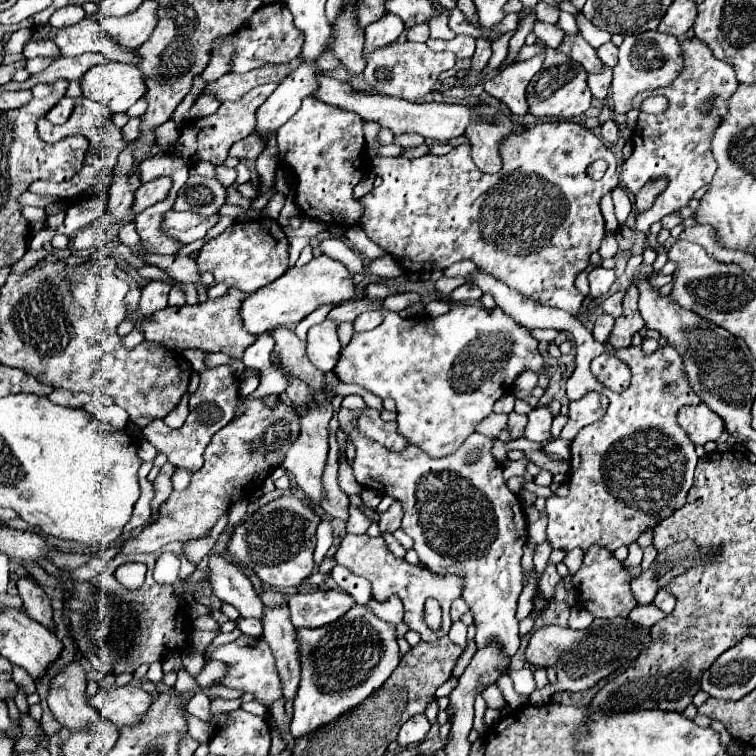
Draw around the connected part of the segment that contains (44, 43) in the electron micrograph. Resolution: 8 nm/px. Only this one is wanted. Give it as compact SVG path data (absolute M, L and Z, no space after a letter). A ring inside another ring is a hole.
M52 38L30 40L24 46L24 56L42 56L42 54L60 54L60 50L58 50L58 46L54 44Z

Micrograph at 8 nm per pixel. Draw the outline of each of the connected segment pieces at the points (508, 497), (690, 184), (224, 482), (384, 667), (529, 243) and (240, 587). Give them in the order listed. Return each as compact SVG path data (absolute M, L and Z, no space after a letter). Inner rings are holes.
M340 408L338 420L340 430L350 438L356 454L352 460L354 478L362 486L376 488L378 492L392 494L398 502L404 506L404 520L402 530L412 536L414 550L418 552L420 562L438 574L456 574L464 578L464 594L462 598L468 602L472 614L474 614L474 626L476 636L474 642L478 648L484 648L488 644L496 644L504 656L512 658L520 648L519 621L514 618L516 614L516 602L522 592L522 548L528 540L526 532L526 518L524 508L516 494L512 494L506 488L506 482L502 478L500 464L492 458L492 438L486 438L482 434L472 434L458 452L444 456L444 458L430 458L428 454L420 452L420 448L408 444L404 452L390 452L382 444L366 438L358 430L358 418L354 418L356 412L348 408ZM470 452L478 452L478 458L474 462L468 462Z
M696 38L684 40L682 50L684 50L684 70L680 72L680 76L666 88L648 90L634 98L634 108L640 108L642 100L656 94L666 96L670 102L668 110L662 114L640 112L638 124L632 136L634 150L630 158L624 160L622 172L620 172L622 184L630 192L640 192L642 186L648 184L648 180L658 180L658 178L668 180L664 192L656 196L652 208L636 216L636 230L644 234L648 232L650 224L660 222L666 214L686 206L698 188L710 184L716 172L716 162L710 152L712 132L716 130L716 126L720 124L720 118L728 110L728 102L726 102L728 94L732 94L732 90L736 90L738 86L732 66L716 60L710 48L700 40Z
M246 398L244 414L226 424L204 452L204 466L192 476L190 486L182 492L172 492L160 506L158 520L144 526L136 536L118 546L118 554L148 554L158 552L170 542L186 542L206 536L212 526L230 510L232 504L250 500L262 482L278 468L296 438L300 436L300 414L278 400L274 408L266 406L262 398Z
M356 604L340 622L316 630L298 630L300 642L300 688L294 700L294 714L290 732L294 738L316 732L330 724L346 710L362 704L376 688L380 688L396 670L398 644L394 628L368 612L366 606Z
M546 122L526 128L520 134L506 136L500 142L502 168L496 174L476 170L470 154L472 146L460 144L446 156L428 154L414 160L372 158L374 172L382 178L382 184L360 198L362 230L372 242L392 254L406 272L424 274L446 270L460 260L472 260L478 270L494 276L522 296L576 316L584 294L576 290L574 278L588 266L590 254L598 252L600 242L606 236L598 204L604 194L620 184L614 154L592 130L576 122ZM598 158L608 162L608 172L602 180L594 182L586 168Z
M216 552L208 558L210 570L210 586L212 592L222 600L232 604L242 618L262 618L262 600L252 588L252 582L242 572L238 564L228 560L222 552Z

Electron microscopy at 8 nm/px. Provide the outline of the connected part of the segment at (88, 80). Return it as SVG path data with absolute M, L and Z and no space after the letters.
M98 64L84 74L82 94L108 106L110 112L126 112L138 98L146 94L144 74L132 64Z

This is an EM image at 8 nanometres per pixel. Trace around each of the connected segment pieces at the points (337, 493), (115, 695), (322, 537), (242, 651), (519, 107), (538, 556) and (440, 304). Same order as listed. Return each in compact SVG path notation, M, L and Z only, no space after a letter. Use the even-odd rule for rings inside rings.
M330 436L328 466L324 468L324 488L326 488L324 498L328 498L328 502L324 502L322 510L334 518L348 520L350 500L348 500L348 494L338 486L336 472L338 472L338 444L336 444L336 436Z
M128 684L100 690L96 696L88 700L102 714L102 718L108 718L120 728L138 722L146 714L152 696L144 692L140 686Z
M322 520L318 524L318 542L316 542L316 550L314 550L314 562L318 566L326 558L326 552L330 546L332 546L332 526L328 520Z
M242 634L240 638L236 638L234 642L223 644L212 652L212 658L218 658L218 660L224 660L226 664L232 666L230 674L222 680L221 685L225 687L246 690L246 692L252 692L256 696L258 702L262 702L264 706L272 706L276 700L282 698L282 688L284 688L284 682L276 670L276 660L274 660L274 654L270 650L270 646L264 642L264 638L256 638L256 636L248 636L248 634Z
M546 50L543 54L538 54L524 62L512 62L506 66L500 74L490 78L484 84L484 90L504 102L512 114L524 116L528 112L528 102L526 102L526 88L532 80L532 76L542 68Z
M544 542L544 544L540 544L540 546L536 548L534 566L536 566L536 578L538 578L538 580L540 580L540 576L544 574L546 566L548 566L548 556L550 556L550 552L552 552L552 548L548 546L548 542Z
M432 300L432 302L428 302L426 308L424 308L424 312L426 312L428 316L442 316L442 314L446 314L448 310L450 310L450 302L444 302L444 300Z

